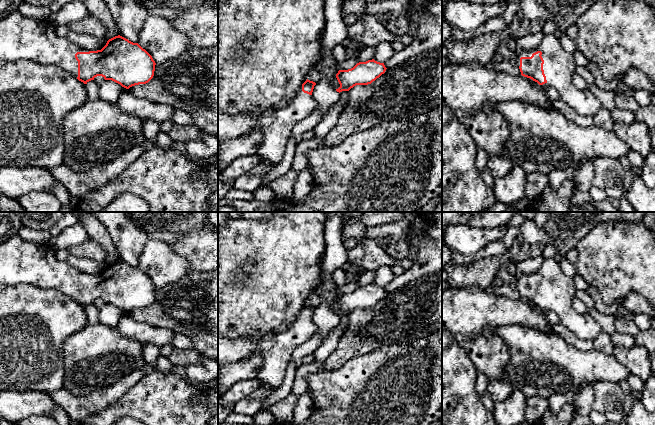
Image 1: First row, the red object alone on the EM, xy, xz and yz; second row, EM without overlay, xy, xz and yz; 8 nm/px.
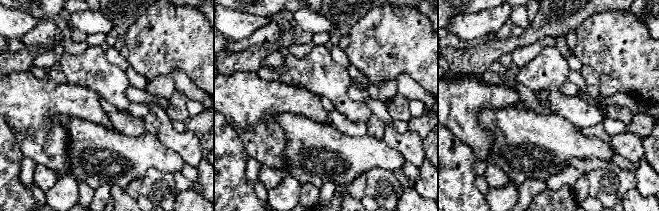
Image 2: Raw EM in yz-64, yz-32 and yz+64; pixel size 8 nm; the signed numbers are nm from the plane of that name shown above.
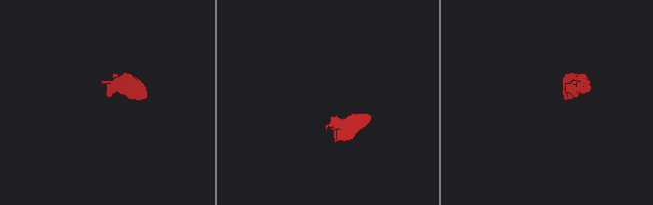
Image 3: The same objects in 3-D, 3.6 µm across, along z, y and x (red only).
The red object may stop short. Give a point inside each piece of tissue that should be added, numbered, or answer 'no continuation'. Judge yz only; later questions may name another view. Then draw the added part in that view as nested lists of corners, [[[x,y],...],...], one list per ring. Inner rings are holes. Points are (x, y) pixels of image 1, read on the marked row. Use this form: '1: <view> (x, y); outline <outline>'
1: yz (559, 66); outline [[[553,34],[545,35],[541,43],[531,50],[516,47],[514,59],[520,66],[521,57],[531,57],[533,53],[541,51],[544,60],[543,70],[547,82],[545,87],[554,87],[559,99],[583,116],[594,116],[602,107],[601,102],[589,90],[580,90],[572,82],[576,74],[576,62],[573,55],[565,51]]]

